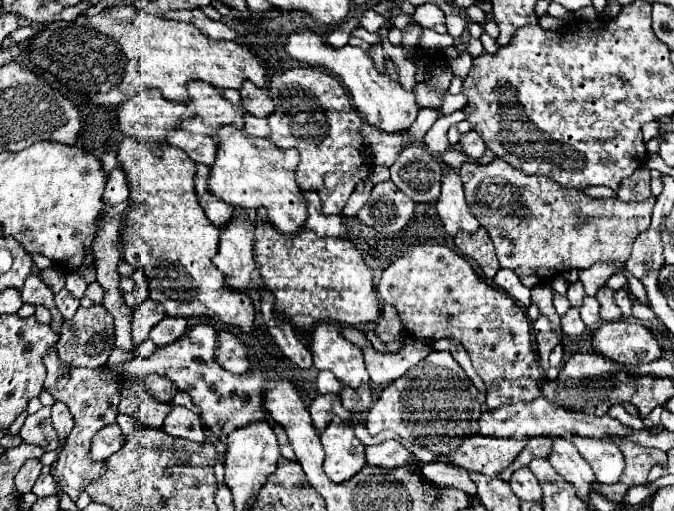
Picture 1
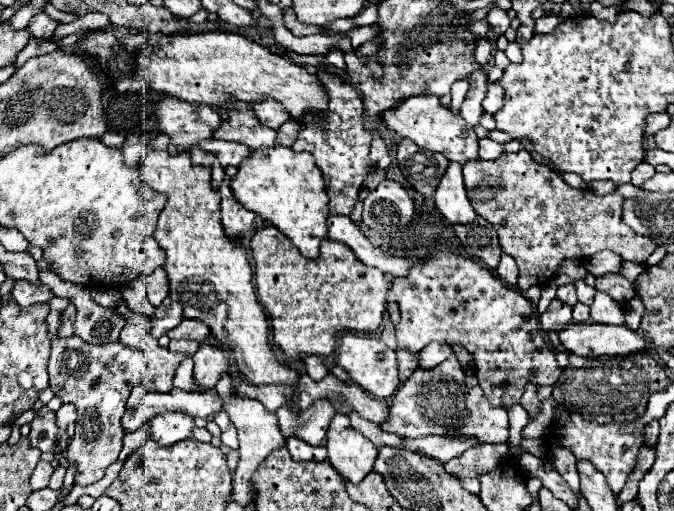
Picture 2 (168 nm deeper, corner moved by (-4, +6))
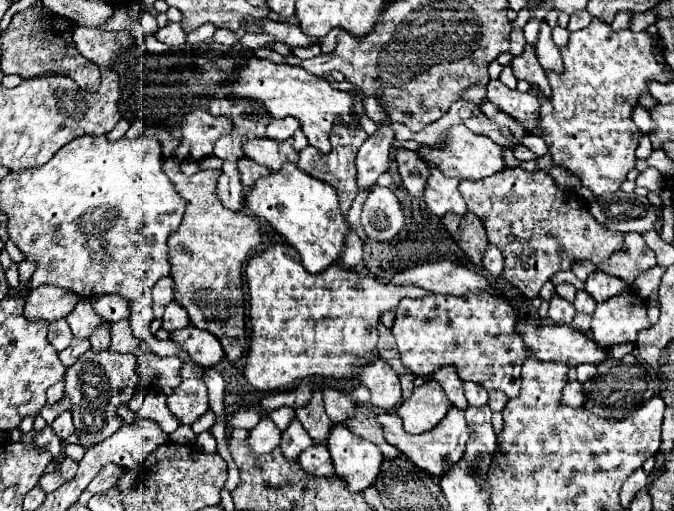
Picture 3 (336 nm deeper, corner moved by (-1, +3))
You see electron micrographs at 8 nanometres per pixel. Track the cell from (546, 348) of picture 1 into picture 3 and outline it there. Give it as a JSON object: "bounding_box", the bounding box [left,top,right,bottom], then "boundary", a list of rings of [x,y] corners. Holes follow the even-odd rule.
{"bounding_box":[549,295,575,325],"boundary":[[[555,295],[551,301],[549,301],[549,319],[555,323],[555,325],[571,325],[575,317],[575,307],[561,299],[559,295]]]}

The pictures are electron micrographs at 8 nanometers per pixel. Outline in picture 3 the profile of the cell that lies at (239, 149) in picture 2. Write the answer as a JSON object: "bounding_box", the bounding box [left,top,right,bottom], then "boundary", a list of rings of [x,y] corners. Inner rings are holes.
{"bounding_box":[237,157,271,189],"boundary":[[[241,157],[241,159],[237,161],[237,167],[239,167],[241,183],[243,183],[243,187],[245,187],[245,189],[247,189],[247,187],[251,187],[251,183],[255,183],[255,179],[259,179],[259,177],[263,177],[263,175],[269,175],[269,173],[271,173],[267,167],[257,165],[257,163],[255,163],[253,159],[249,159],[249,157]]]}

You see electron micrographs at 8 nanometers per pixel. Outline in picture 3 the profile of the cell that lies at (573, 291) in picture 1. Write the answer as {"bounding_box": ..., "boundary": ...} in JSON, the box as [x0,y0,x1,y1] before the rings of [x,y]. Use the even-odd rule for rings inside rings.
{"bounding_box":[575,291,595,313],"boundary":[[[577,291],[577,297],[575,297],[575,309],[577,311],[581,311],[581,313],[593,313],[593,309],[595,309],[595,299],[587,293],[587,291]]]}

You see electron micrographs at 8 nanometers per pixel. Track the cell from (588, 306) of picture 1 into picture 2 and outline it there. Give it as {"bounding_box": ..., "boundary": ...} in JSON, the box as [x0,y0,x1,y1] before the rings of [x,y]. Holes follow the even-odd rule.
{"bounding_box":[590,292,624,324],"boundary":[[[596,292],[590,312],[592,320],[598,324],[624,324],[624,308],[620,304],[614,304],[606,292]]]}

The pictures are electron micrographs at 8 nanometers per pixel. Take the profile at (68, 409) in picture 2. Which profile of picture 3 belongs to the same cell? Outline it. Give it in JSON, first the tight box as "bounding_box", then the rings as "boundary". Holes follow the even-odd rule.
{"bounding_box":[53,411,75,439],"boundary":[[[63,411],[55,421],[53,421],[53,431],[61,437],[61,439],[67,439],[75,429],[73,429],[73,421],[71,421],[71,413],[69,411]]]}

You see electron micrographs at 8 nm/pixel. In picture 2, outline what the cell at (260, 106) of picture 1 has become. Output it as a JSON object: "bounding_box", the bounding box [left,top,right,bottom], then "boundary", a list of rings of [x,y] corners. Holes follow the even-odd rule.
{"bounding_box":[252,100,290,130],"boundary":[[[262,100],[262,102],[254,104],[252,110],[254,110],[254,114],[262,126],[268,126],[274,130],[290,120],[290,114],[282,108],[282,104],[278,104],[274,100]]]}

